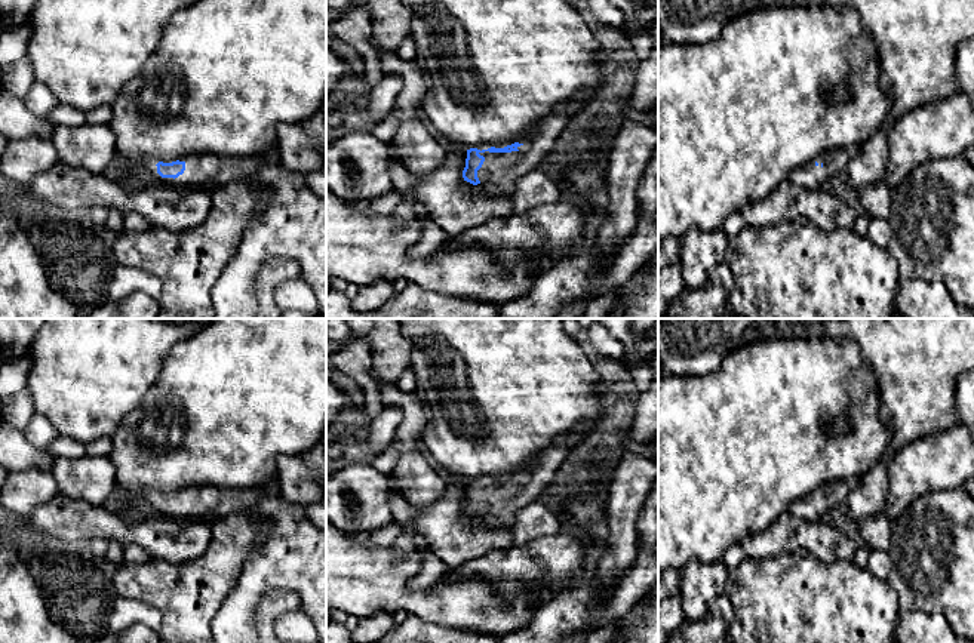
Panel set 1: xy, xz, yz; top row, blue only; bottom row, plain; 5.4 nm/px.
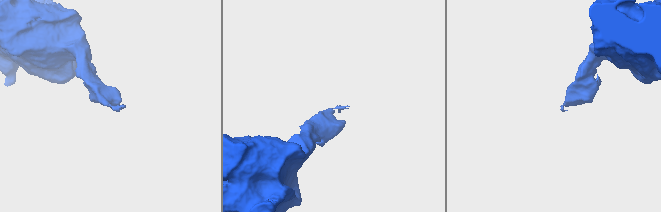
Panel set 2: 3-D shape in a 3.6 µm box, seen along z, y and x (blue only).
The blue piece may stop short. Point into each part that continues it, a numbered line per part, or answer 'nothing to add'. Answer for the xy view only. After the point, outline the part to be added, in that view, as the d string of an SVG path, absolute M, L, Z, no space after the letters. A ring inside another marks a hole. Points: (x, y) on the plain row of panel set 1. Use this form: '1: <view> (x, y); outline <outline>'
1: xy (200, 502); outline M216 486L188 487L179 493L185 495L185 502L178 510L162 510L157 505L159 492L147 492L142 504L147 508L160 513L163 517L190 522L213 522L213 513L221 499L221 489Z

